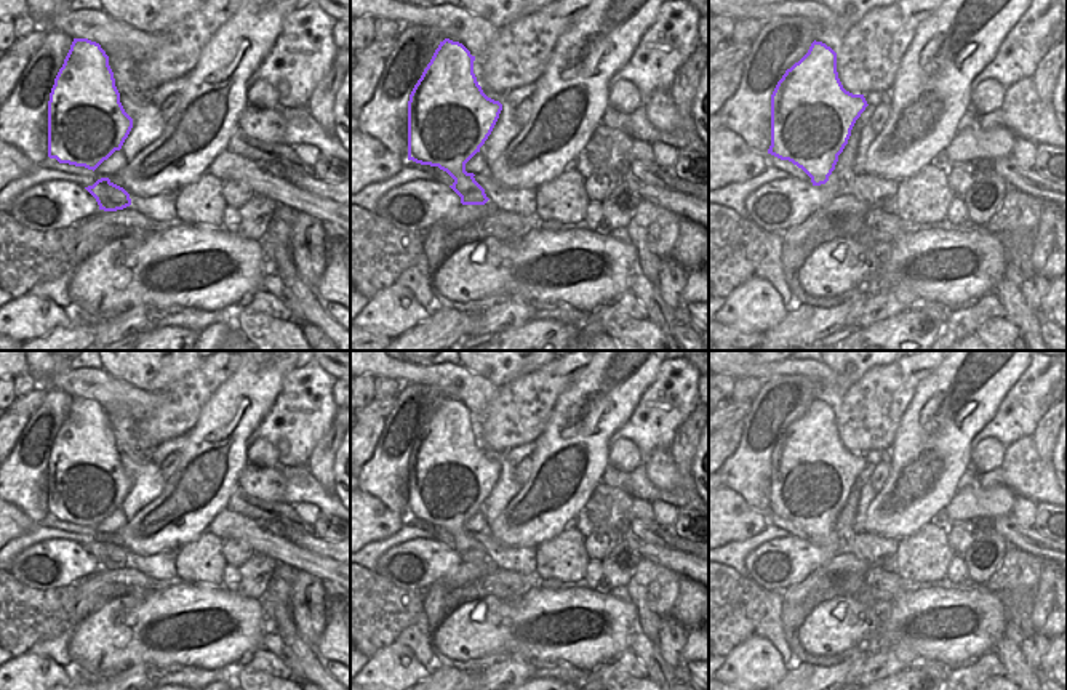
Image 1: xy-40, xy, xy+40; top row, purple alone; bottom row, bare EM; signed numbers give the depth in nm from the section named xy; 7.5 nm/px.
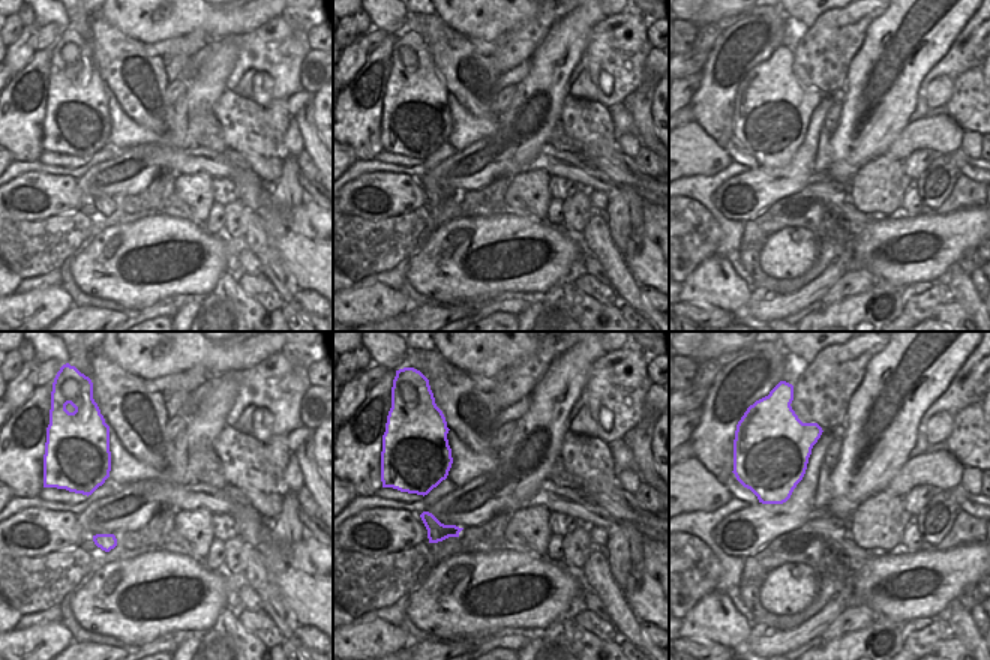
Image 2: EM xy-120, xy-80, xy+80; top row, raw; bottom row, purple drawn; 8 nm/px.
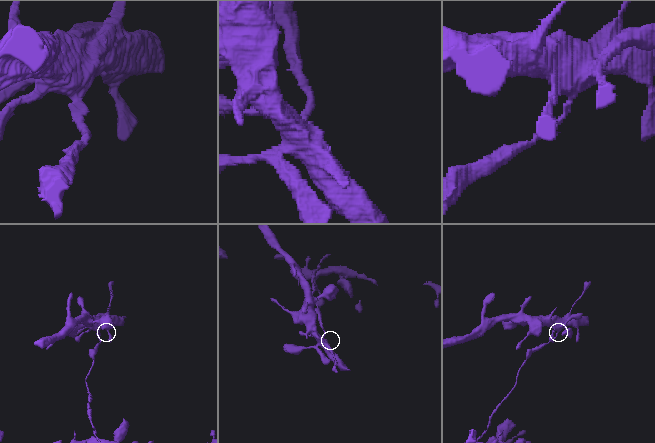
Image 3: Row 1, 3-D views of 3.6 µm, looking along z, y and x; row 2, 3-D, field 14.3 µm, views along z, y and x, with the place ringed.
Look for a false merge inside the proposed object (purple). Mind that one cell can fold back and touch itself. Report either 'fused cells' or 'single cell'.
fused cells

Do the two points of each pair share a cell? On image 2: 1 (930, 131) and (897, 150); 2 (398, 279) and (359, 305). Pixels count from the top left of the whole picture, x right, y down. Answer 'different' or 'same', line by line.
1: same
2: different

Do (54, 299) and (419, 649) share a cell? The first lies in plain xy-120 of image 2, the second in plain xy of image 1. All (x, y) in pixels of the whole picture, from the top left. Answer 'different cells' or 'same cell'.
different cells

